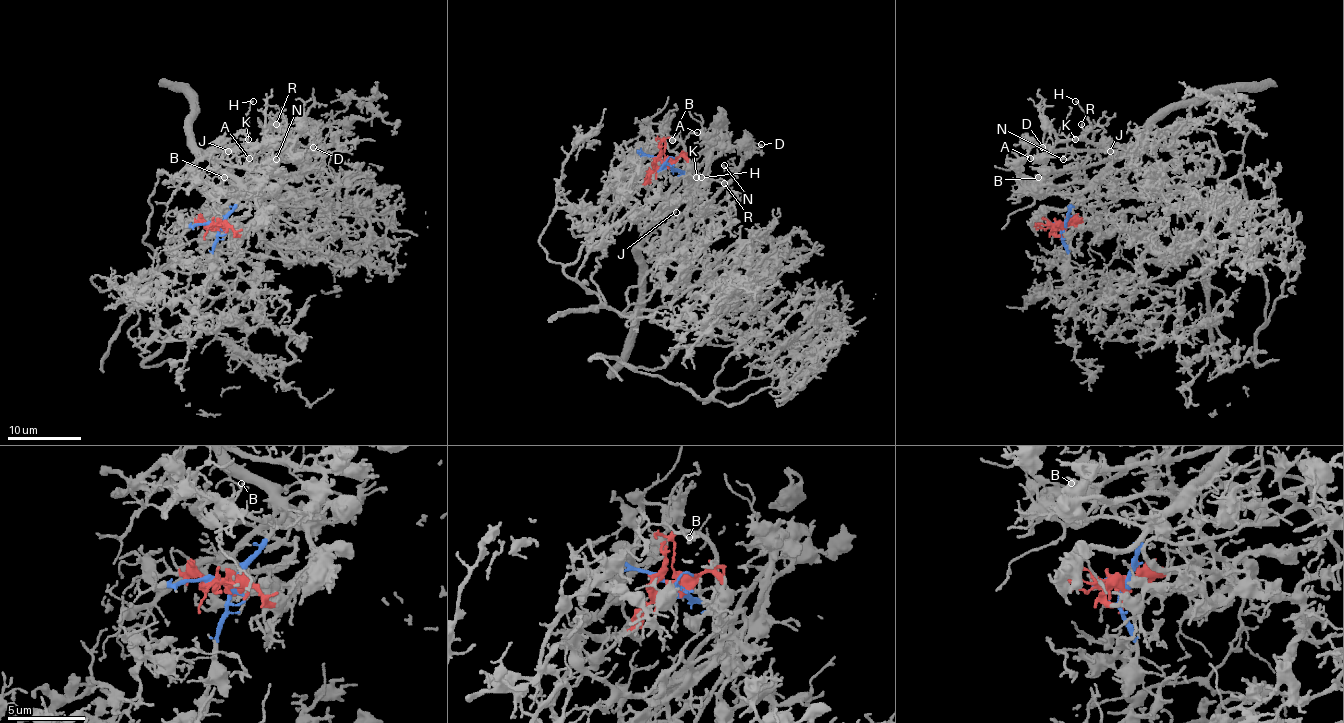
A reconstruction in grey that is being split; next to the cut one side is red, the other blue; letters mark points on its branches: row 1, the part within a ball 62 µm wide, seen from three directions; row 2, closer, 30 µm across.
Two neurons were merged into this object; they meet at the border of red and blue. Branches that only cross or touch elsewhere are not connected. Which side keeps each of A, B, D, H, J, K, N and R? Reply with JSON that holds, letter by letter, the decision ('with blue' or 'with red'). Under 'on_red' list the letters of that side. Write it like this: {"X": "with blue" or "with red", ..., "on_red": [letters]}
{"A": "with blue", "B": "with blue", "D": "with blue", "H": "with blue", "J": "with blue", "K": "with blue", "N": "with blue", "R": "with blue", "on_red": []}

